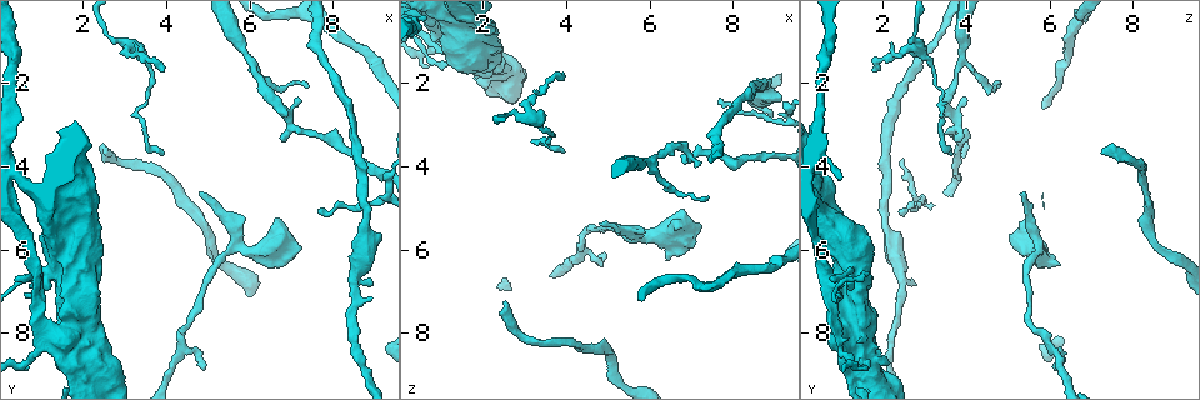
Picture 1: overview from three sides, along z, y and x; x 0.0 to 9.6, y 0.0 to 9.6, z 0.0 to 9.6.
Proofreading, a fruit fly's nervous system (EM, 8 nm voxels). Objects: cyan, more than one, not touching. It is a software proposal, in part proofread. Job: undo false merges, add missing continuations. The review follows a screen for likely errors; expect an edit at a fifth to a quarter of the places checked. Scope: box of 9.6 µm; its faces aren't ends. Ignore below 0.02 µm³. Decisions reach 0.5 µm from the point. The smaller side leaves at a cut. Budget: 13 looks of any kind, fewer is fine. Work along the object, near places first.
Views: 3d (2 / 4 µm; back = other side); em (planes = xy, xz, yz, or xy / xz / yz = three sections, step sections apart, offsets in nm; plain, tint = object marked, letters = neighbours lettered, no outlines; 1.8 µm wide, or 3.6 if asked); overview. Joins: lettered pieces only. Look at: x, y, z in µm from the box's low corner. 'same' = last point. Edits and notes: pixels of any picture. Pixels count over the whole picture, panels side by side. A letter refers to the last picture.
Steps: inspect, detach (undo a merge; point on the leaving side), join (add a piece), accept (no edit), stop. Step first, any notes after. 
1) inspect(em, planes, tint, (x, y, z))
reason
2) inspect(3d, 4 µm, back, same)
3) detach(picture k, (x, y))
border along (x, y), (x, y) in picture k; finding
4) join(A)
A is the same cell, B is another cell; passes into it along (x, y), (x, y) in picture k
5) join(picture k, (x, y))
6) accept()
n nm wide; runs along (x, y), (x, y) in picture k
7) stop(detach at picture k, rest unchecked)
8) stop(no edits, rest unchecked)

inspect(3d, 4 µm, (1.60, 8.10, 1.10))
sudden change in width

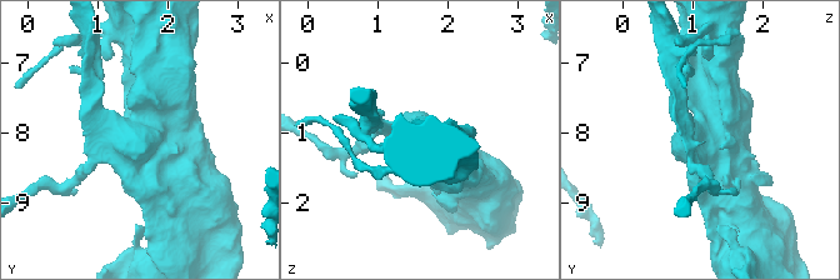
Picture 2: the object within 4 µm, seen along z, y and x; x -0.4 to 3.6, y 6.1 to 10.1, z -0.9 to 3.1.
inspect(em, 3.6 µm, planes, tint, (1.65, 8.15, 1.10))

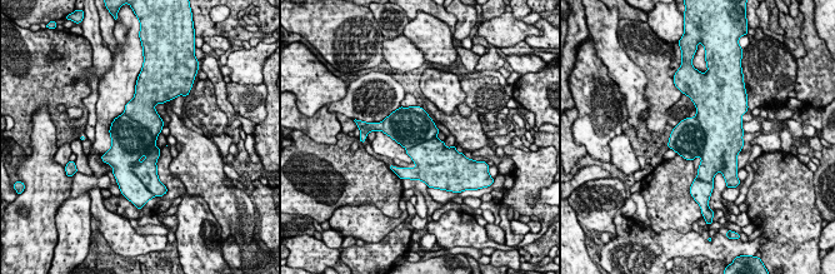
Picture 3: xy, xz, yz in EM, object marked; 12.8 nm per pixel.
inspect(em, 3.6 µm, planes, letters, same)

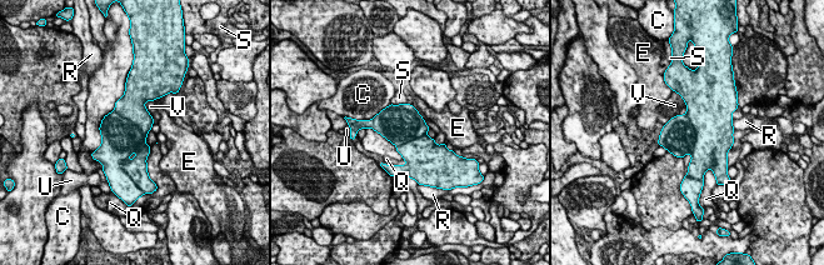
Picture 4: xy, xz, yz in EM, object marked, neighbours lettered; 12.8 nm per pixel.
detach(picture 4, (121, 136))
V touches over 460 nm; C, E, Q, R, S, U and V are other cells; two cells meet here

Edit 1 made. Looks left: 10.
inspect(3d, 2 µm, (6.80, 5.65, 5.00))
an open end

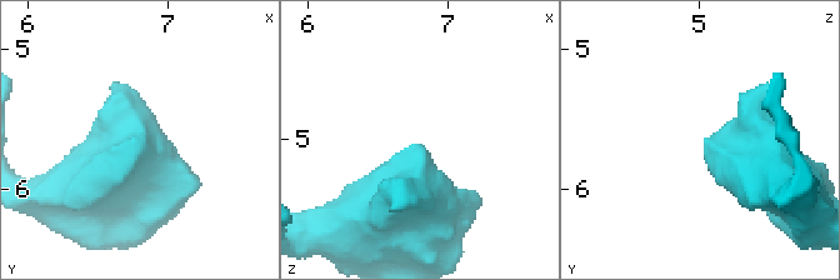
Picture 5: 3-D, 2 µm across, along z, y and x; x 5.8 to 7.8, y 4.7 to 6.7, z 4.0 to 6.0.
inspect(em, planes, letters, (6.80, 5.68, 5.00))

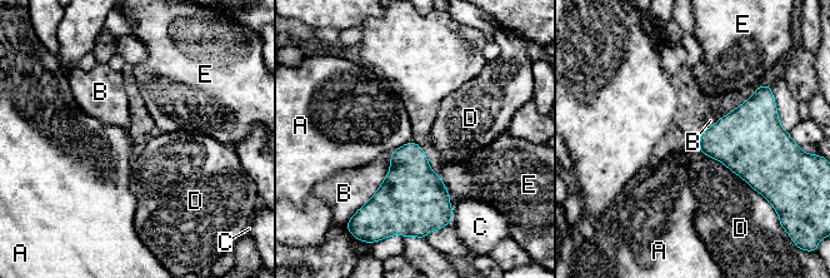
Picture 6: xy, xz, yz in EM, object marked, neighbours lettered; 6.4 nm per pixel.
accept()
A, B, C, D and E are other cells; border along (411, 140), (393, 152) in picture 6; none of them fits

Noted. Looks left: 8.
inspect(em, planes, letters, (4.85, 4.60, 5.30))
branch stops here

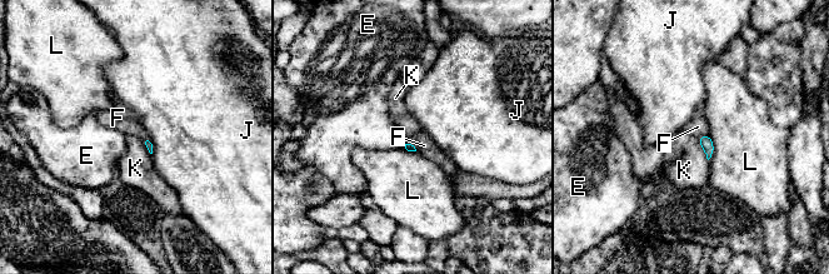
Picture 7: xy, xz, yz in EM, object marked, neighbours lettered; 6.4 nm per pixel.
accept()
E, F, J, K and L are other cells; border along (708, 134), (703, 134), (699, 138) in picture 7; none of them fits

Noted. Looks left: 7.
inspect(3d, 4 µm, back, (4.90, 8.85, 6.05))
tapers out

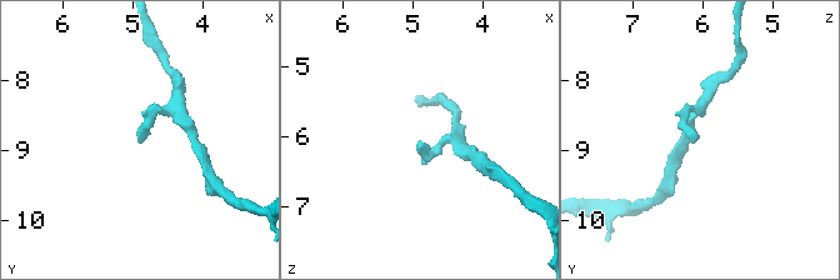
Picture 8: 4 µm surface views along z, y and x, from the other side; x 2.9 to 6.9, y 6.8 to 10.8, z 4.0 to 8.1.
inspect(em, xy, step 4, letters, (4.95, 8.80, 6.05))
now the EM

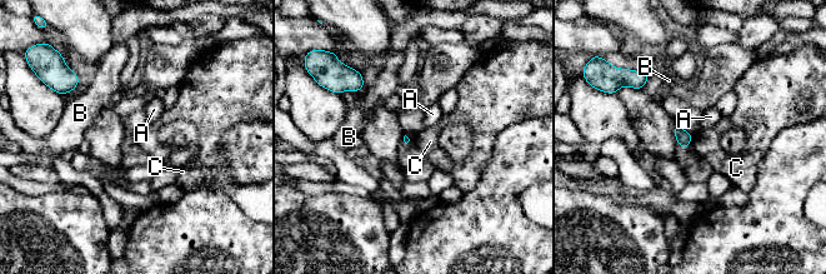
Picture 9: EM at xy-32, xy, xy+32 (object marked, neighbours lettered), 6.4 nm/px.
inspect(em, planes, letters, same)

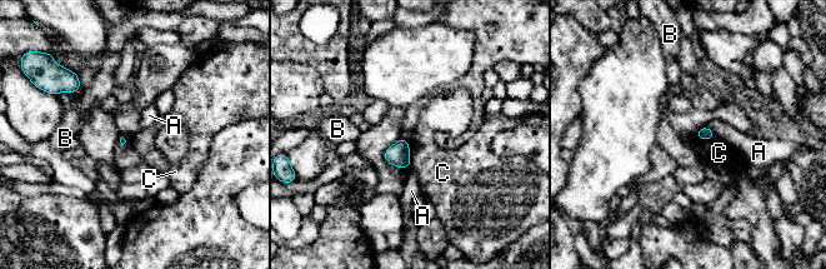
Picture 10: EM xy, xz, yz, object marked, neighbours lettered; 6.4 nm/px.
accept()
A, B and C are other cells; border along (410, 148), (410, 164), (408, 167) in picture 10; no lettered piece goes on from it

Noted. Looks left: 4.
stop(detach at picture 4, rest unchecked)

